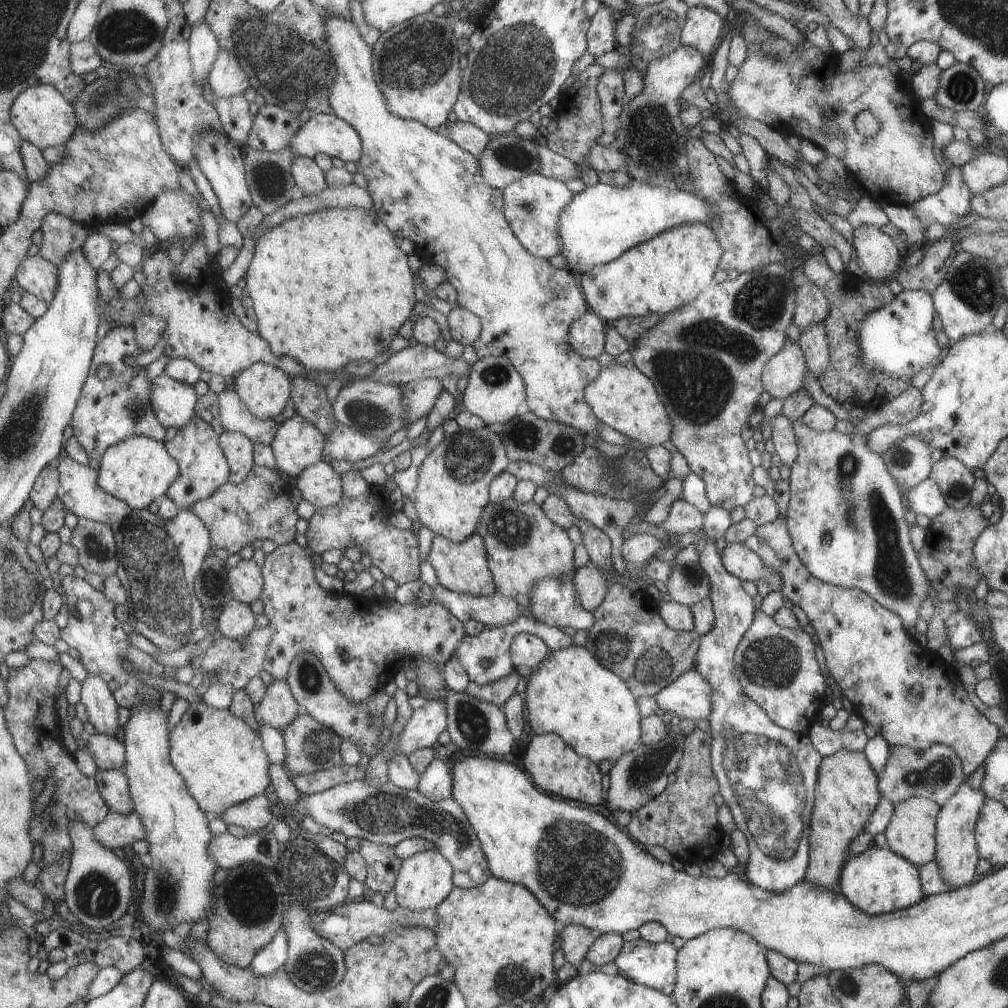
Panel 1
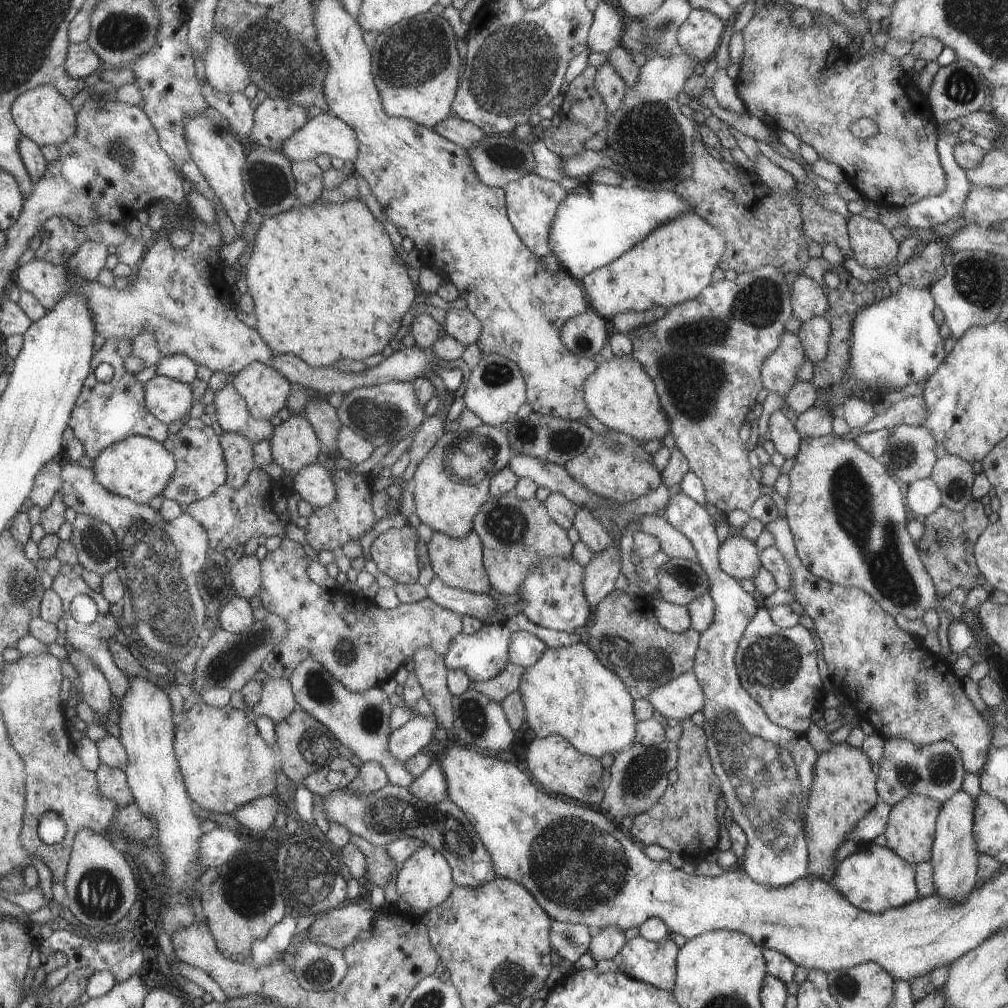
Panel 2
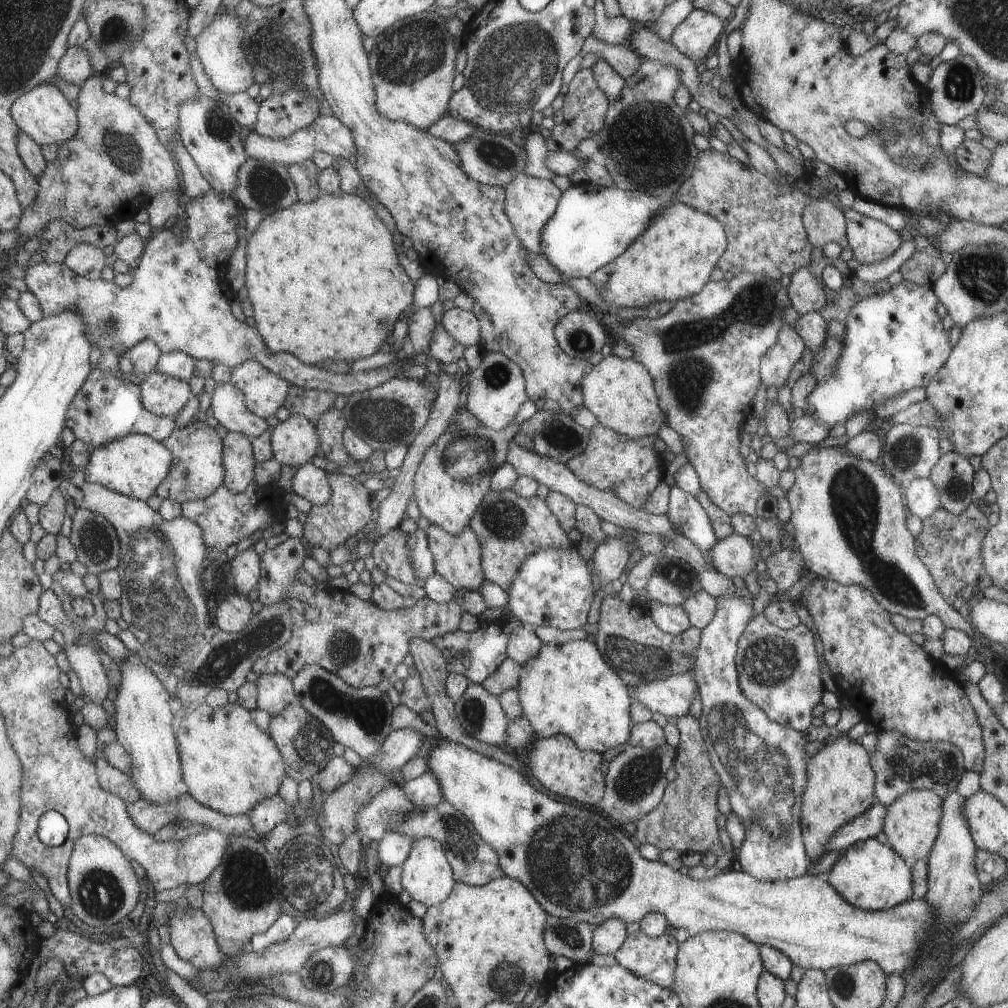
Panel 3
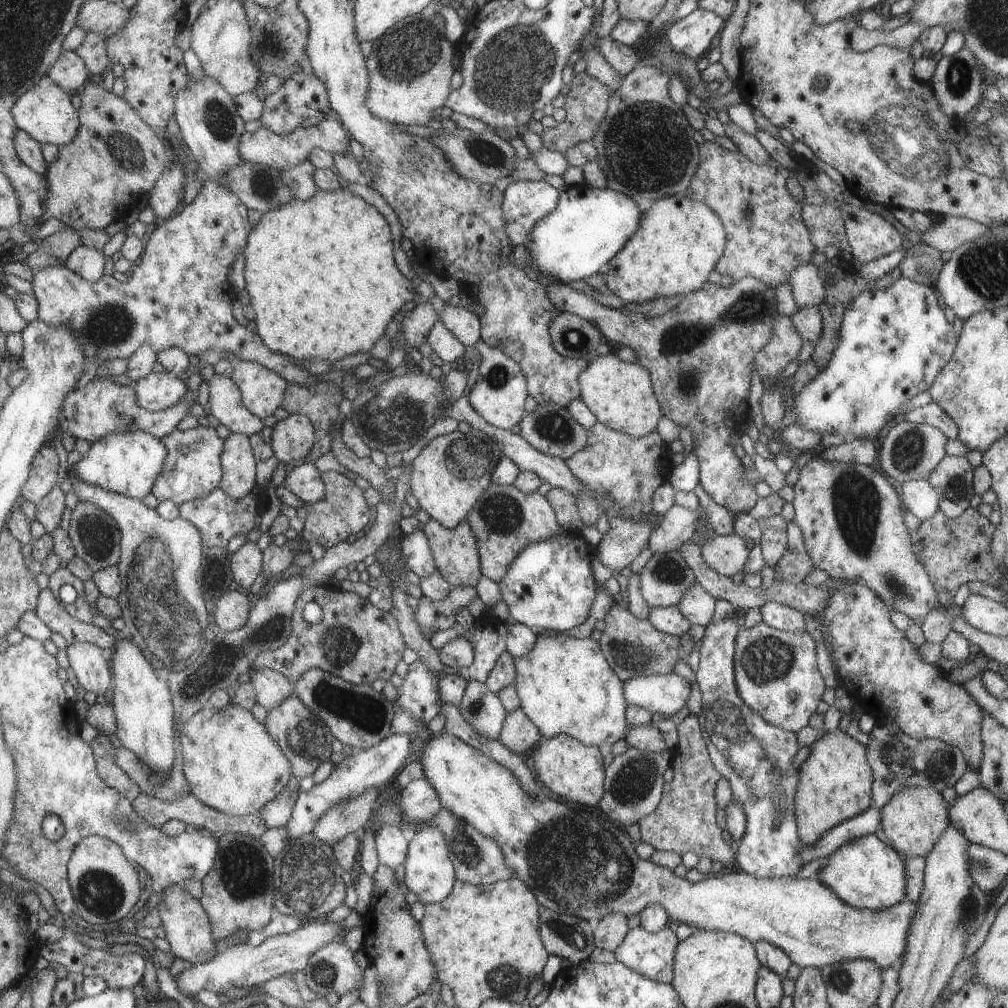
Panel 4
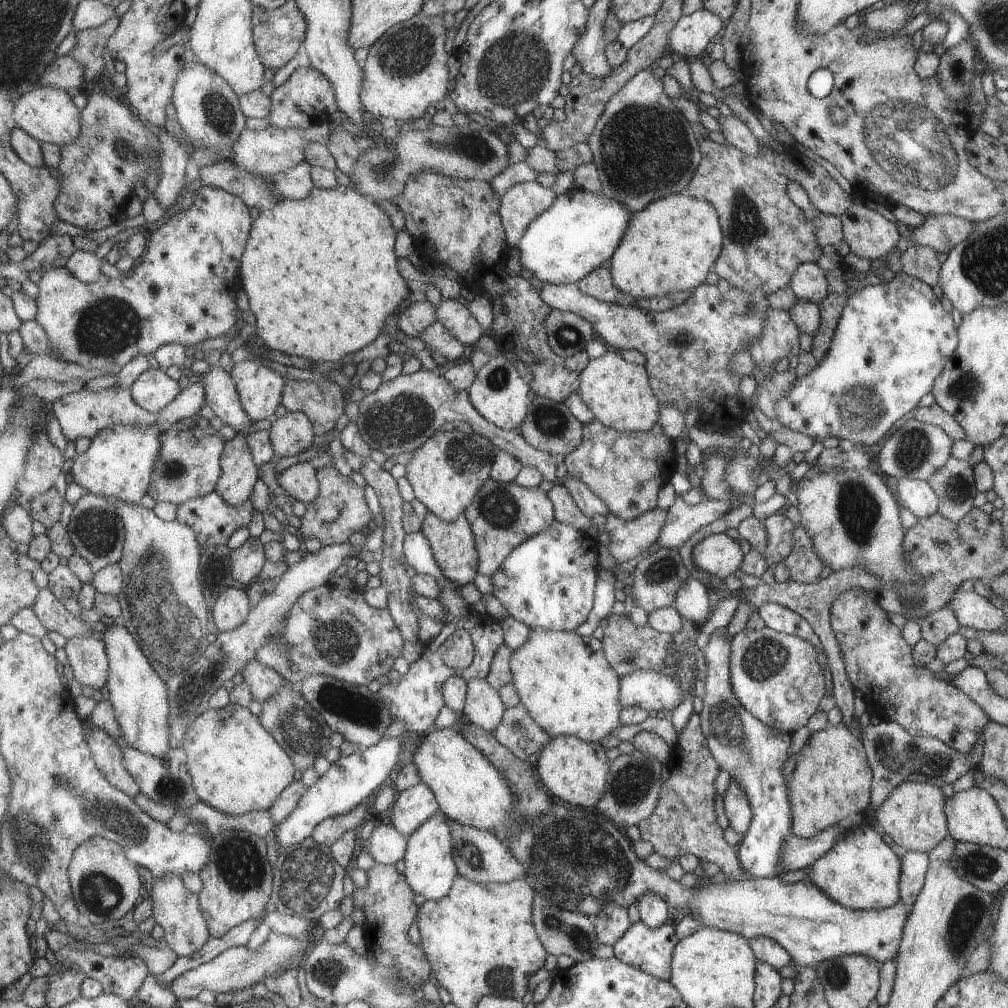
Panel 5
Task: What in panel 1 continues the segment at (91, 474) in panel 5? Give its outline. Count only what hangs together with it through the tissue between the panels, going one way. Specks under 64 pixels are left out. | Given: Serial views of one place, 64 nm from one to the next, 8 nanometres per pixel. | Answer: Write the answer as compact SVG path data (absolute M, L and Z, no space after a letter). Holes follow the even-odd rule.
M141 435L130 436L123 442L114 444L101 458L99 467L99 484L105 492L113 494L119 500L125 500L125 504L133 511L147 509L147 506L159 498L163 497L169 486L176 480L179 465L177 461L169 456L168 449L164 447L164 443L157 442L152 438L147 438Z

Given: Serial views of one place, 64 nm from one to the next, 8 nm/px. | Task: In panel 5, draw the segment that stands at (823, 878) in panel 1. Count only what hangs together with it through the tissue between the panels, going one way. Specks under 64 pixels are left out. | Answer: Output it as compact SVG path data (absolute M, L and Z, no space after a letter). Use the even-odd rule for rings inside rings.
M827 724L825 728L810 734L807 743L797 753L797 758L793 773L787 780L791 834L801 839L812 838L834 823L863 814L863 810L869 806L869 780L872 780L870 765L864 745L845 725Z

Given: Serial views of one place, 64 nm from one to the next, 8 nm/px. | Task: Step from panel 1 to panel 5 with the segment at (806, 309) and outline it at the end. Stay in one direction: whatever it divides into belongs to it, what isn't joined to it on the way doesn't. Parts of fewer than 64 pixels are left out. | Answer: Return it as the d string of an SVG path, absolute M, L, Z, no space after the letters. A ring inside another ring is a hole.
M802 263L793 272L789 286L797 301L806 301L818 305L825 299L825 278L823 270L815 263Z

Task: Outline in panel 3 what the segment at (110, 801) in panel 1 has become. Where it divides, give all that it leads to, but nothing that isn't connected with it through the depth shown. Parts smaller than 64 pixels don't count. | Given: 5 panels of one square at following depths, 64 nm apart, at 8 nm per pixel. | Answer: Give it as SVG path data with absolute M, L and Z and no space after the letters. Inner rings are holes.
M98 743L95 764L98 767L98 780L101 787L110 794L119 796L127 805L138 800L140 793L132 786L132 780L125 772L113 767L104 756L105 744Z

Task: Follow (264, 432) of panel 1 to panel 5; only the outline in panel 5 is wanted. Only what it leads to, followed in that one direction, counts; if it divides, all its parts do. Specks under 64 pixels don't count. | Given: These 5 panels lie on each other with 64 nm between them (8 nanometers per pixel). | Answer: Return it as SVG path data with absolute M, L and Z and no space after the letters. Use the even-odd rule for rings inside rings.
M210 362L210 370L202 375L204 400L223 425L231 427L235 433L249 433L253 420L244 412L236 384L218 363Z

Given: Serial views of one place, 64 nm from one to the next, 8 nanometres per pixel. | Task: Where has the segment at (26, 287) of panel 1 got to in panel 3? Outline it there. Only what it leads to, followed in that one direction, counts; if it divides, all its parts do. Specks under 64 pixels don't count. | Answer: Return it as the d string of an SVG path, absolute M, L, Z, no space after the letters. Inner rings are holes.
M211 188L205 195L192 198L185 204L185 236L175 238L170 231L172 221L157 230L144 246L139 265L131 274L133 281L126 288L119 288L113 281L91 281L76 274L66 263L31 264L25 270L24 282L28 291L39 298L46 317L70 307L80 311L88 322L92 344L97 344L101 352L114 347L126 354L137 342L149 338L162 354L180 351L193 360L206 360L211 366L221 364L231 370L256 361L289 385L344 397L399 376L401 364L412 365L414 356L407 348L385 366L351 374L331 373L315 365L302 364L291 354L268 351L258 330L235 320L229 310L229 302L223 302L227 295L234 294L225 277L225 266L237 242L233 228L240 211L236 206L234 198Z

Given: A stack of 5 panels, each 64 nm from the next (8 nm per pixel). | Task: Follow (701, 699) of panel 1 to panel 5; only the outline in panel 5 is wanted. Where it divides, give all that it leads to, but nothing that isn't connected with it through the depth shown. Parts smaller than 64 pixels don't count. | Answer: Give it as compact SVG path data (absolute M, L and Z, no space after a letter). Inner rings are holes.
M641 670L620 678L617 700L622 708L638 707L647 713L672 711L682 702L681 690L675 677Z

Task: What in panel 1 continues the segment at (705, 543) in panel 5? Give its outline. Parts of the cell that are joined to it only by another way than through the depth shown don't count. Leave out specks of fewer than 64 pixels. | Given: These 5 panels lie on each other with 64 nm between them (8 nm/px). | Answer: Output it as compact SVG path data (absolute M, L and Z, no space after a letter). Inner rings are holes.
M743 542L727 543L721 549L720 561L724 569L745 582L765 582L770 591L781 589L782 580L775 568L765 566L765 562Z

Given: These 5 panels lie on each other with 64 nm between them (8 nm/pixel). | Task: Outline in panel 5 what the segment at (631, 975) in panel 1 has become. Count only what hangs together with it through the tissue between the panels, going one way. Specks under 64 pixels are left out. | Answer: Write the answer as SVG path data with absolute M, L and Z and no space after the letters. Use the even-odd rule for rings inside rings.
M671 917L661 926L651 929L639 920L631 925L624 936L621 936L621 939L618 939L612 946L614 958L621 963L633 965L658 980L668 981L672 975L673 952L676 951L677 944L681 941L681 936L677 936L677 922L678 917Z

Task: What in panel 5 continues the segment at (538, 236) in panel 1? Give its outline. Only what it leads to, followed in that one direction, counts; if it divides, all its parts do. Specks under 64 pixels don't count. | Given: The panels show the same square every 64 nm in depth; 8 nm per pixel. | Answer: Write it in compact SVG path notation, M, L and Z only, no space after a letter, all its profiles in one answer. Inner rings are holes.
M536 181L515 184L499 198L499 216L508 248L515 247L525 228L556 201L552 190Z

